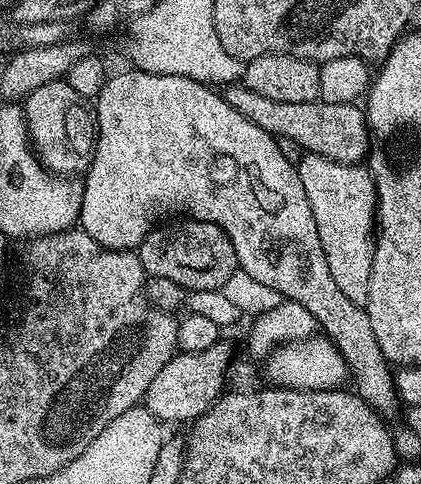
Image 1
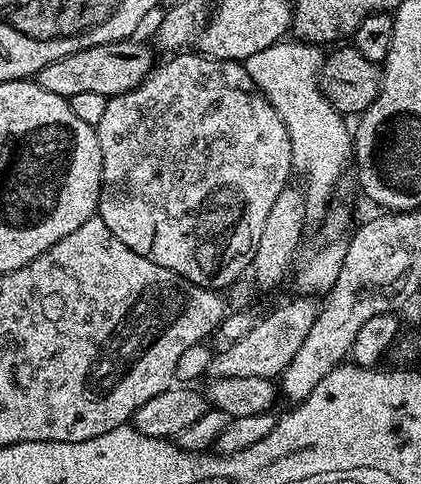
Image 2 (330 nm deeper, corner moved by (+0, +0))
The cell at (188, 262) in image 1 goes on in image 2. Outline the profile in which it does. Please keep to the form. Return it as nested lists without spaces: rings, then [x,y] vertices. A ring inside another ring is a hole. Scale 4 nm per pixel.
[[[192,50],[181,51],[165,60],[168,61],[161,68],[160,65],[153,67],[148,77],[134,90],[126,94],[109,96],[106,102],[106,114],[102,114],[102,122],[94,126],[98,146],[102,150],[102,182],[98,214],[102,222],[110,226],[110,234],[114,234],[114,238],[119,238],[124,245],[130,246],[134,254],[142,254],[142,258],[150,258],[150,262],[166,270],[174,270],[174,274],[198,286],[224,290],[249,271],[254,254],[258,250],[258,238],[262,238],[266,217],[274,207],[278,194],[282,194],[282,190],[289,183],[288,175],[293,175],[290,134],[286,134],[286,126],[282,118],[278,118],[274,106],[270,106],[268,99],[261,92],[256,91],[256,83],[250,78],[250,74],[246,74],[241,61],[215,60]]]

